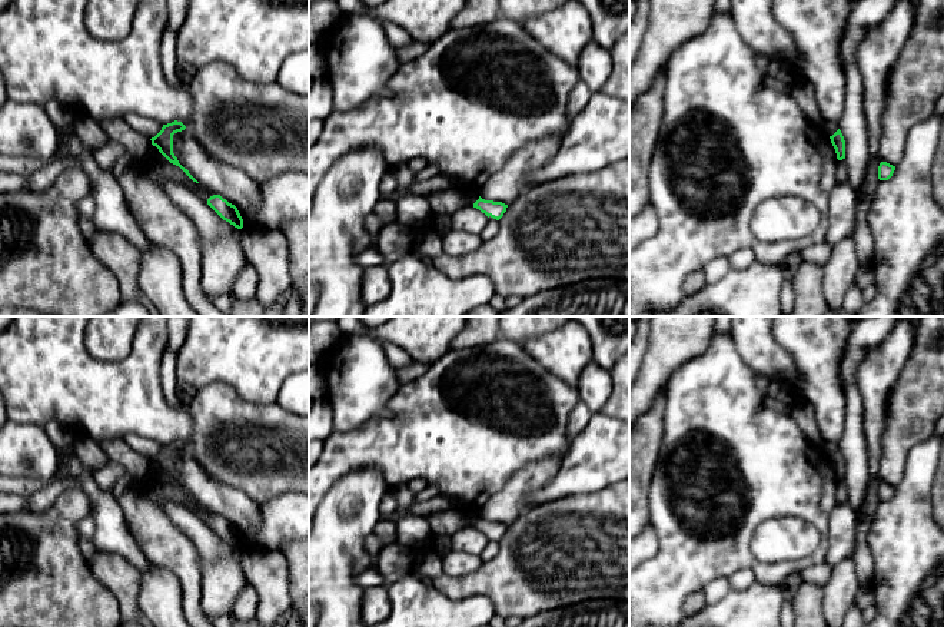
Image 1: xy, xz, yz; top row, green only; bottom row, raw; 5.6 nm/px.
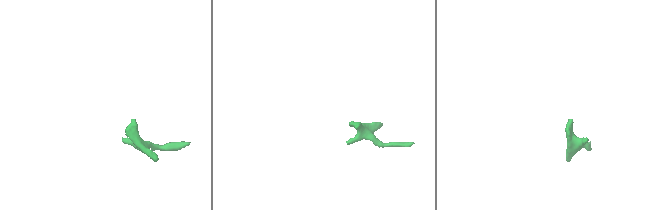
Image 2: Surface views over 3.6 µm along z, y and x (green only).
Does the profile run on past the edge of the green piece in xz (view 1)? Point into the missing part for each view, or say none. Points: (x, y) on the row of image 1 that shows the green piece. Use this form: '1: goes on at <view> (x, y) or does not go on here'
1: does not go on here

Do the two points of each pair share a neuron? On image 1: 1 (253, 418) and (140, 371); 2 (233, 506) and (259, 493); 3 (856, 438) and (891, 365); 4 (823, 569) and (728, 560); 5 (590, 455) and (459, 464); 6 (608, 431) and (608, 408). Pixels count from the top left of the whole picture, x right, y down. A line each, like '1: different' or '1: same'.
1: different
2: different
3: different
4: different
5: different
6: different

